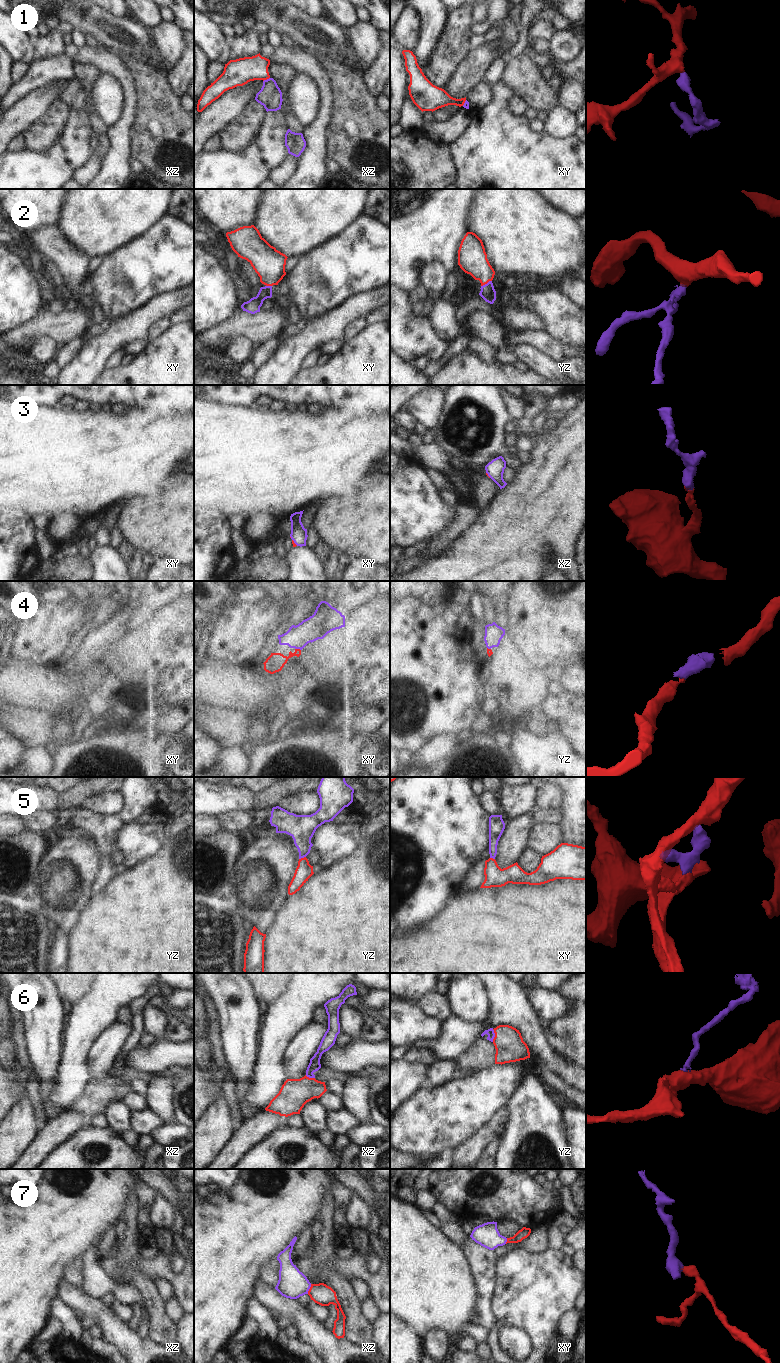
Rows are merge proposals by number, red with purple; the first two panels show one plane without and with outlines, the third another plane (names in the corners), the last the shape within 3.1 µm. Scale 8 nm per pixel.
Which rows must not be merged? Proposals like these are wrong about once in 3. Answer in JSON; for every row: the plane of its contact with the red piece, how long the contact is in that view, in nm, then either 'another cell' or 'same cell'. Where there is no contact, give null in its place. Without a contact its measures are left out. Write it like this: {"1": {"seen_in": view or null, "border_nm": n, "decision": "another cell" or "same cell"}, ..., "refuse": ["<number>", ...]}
{"1": {"seen_in": "xz", "border_nm": 70, "decision": "another cell"}, "2": {"seen_in": "yz", "border_nm": 100, "decision": "same cell"}, "3": {"seen_in": "xy", "border_nm": 70, "decision": "same cell"}, "4": {"seen_in": "xy", "border_nm": 50, "decision": "same cell"}, "5": {"seen_in": "yz", "border_nm": 60, "decision": "same cell"}, "6": {"seen_in": "yz", "border_nm": 100, "decision": "another cell"}, "7": {"seen_in": "xz", "border_nm": 90, "decision": "same cell"}, "refuse": ["1", "6"]}

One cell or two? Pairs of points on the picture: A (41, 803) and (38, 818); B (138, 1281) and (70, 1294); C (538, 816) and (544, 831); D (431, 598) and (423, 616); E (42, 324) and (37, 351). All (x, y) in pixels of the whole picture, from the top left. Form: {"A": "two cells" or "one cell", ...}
{"A": "two cells", "B": "two cells", "C": "two cells", "D": "two cells", "E": "two cells"}

